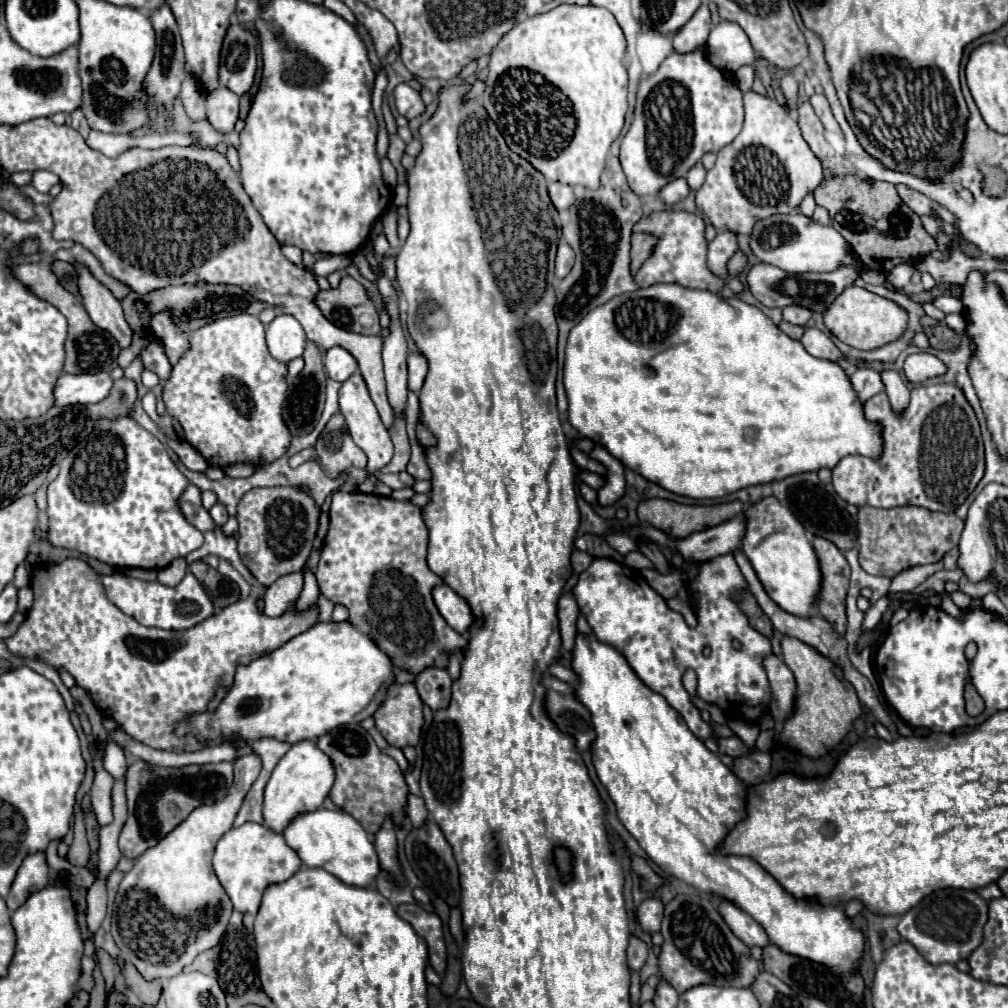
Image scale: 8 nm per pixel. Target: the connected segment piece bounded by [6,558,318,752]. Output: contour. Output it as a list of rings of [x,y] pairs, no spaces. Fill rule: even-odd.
[[[66,558],[58,564],[44,564],[36,568],[32,572],[32,592],[34,606],[30,608],[18,632],[6,640],[10,652],[26,658],[42,658],[54,668],[66,668],[76,678],[76,684],[90,694],[92,702],[98,704],[98,708],[120,728],[124,728],[132,738],[156,750],[170,752],[196,752],[206,748],[206,742],[200,742],[192,734],[178,736],[174,730],[186,716],[190,718],[194,714],[206,712],[206,706],[214,698],[220,680],[222,688],[228,690],[234,682],[236,666],[270,654],[272,650],[284,646],[290,638],[306,632],[318,622],[318,604],[312,604],[302,614],[296,612],[294,606],[290,606],[282,616],[268,618],[258,608],[260,596],[250,594],[246,600],[222,608],[216,616],[210,616],[188,630],[146,628],[134,618],[126,616],[108,600],[100,576],[80,558]]]

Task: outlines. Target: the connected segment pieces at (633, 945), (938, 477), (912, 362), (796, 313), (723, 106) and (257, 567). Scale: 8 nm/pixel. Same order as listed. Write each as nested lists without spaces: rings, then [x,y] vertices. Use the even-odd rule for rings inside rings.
[[[632,936],[630,946],[628,946],[628,966],[632,970],[640,970],[646,962],[646,956],[648,956],[648,944],[642,942],[640,938]]]
[[[930,384],[918,386],[910,392],[910,404],[896,414],[890,406],[886,392],[876,394],[864,404],[864,418],[882,426],[882,454],[880,458],[866,456],[846,456],[832,470],[832,486],[836,494],[854,506],[878,506],[878,508],[894,508],[894,506],[924,506],[932,512],[954,512],[966,496],[976,488],[980,478],[984,476],[984,446],[980,436],[980,426],[972,406],[968,404],[962,388],[958,384]],[[928,414],[928,452],[924,450],[924,428]]]
[[[918,352],[918,354],[910,354],[904,364],[902,364],[902,372],[904,378],[912,384],[920,384],[924,380],[936,378],[940,374],[946,372],[946,366],[942,364],[940,358],[936,358],[934,354],[928,352]]]
[[[786,306],[786,308],[782,310],[782,314],[784,314],[784,320],[786,320],[786,322],[798,324],[798,326],[806,326],[808,318],[812,316],[810,310],[808,310],[808,308],[802,308],[802,306]]]
[[[696,50],[692,54],[672,52],[650,78],[640,82],[634,120],[620,144],[620,164],[624,168],[628,186],[638,196],[658,194],[668,182],[686,176],[686,172],[706,152],[718,152],[722,146],[732,142],[742,130],[742,122],[744,106],[738,86],[716,66],[712,66],[702,50]]]
[[[296,486],[254,488],[242,496],[238,504],[238,550],[258,582],[270,586],[276,578],[302,570],[316,538],[318,518],[320,510],[314,498]]]

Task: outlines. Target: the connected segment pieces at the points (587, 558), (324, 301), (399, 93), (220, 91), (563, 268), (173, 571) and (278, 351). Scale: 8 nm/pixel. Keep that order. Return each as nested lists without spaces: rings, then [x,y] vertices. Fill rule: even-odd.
[[[574,550],[572,552],[572,568],[574,568],[574,572],[584,572],[592,564],[592,560],[594,558],[590,554],[580,552],[580,550]]]
[[[344,276],[336,290],[320,290],[316,306],[338,328],[356,334],[380,334],[378,310],[366,288],[352,276]]]
[[[398,84],[396,90],[394,90],[394,100],[396,100],[396,110],[398,114],[406,116],[408,120],[410,118],[416,118],[418,114],[424,112],[424,102],[420,98],[420,94],[408,86],[408,84]]]
[[[218,86],[206,96],[206,116],[220,132],[230,132],[238,120],[238,96],[232,90]]]
[[[562,240],[558,244],[558,254],[555,259],[555,275],[558,278],[564,278],[574,266],[574,254],[572,254],[572,248]]]
[[[178,558],[170,566],[166,566],[166,568],[162,568],[158,572],[158,582],[164,584],[164,586],[176,586],[184,578],[186,572],[188,572],[186,560],[184,558]]]
[[[278,312],[276,318],[266,326],[266,342],[270,354],[278,362],[290,362],[292,358],[302,356],[306,346],[306,334],[296,318],[290,314]]]

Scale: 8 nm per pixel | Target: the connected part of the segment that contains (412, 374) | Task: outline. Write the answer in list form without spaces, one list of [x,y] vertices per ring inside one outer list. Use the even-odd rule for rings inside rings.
[[[420,352],[410,354],[408,356],[408,390],[410,392],[418,392],[422,388],[426,372],[428,372],[426,358]]]

